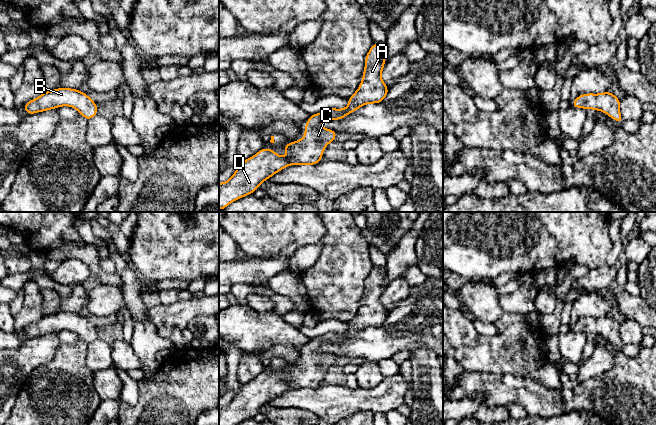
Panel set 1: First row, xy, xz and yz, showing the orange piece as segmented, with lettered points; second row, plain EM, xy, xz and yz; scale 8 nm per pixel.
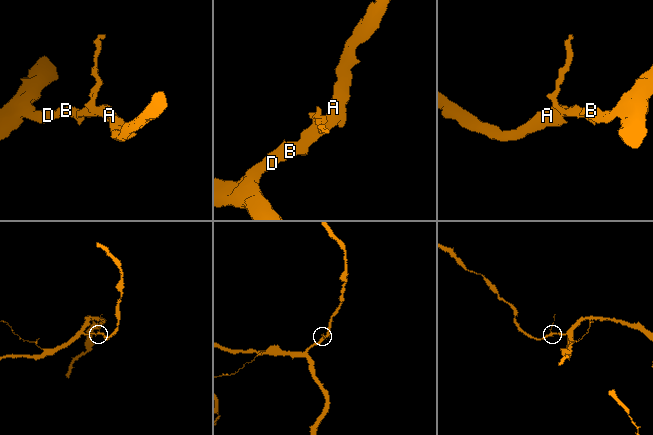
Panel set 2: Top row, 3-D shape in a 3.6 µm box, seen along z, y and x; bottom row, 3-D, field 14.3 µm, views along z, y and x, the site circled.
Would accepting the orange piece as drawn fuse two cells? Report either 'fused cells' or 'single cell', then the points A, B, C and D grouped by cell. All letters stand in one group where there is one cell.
single cell; A B C D

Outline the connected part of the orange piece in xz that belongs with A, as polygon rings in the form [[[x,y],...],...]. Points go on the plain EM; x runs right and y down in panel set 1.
[[[373,266],[365,280],[362,306],[357,315],[347,322],[349,329],[346,332],[328,332],[311,339],[305,348],[304,361],[283,369],[285,377],[290,379],[289,382],[278,380],[272,373],[262,372],[252,381],[241,385],[232,401],[219,407],[219,425],[235,425],[251,419],[262,406],[289,389],[315,389],[322,385],[325,371],[336,364],[338,357],[324,353],[320,348],[324,344],[341,344],[366,328],[381,327],[388,318],[389,313],[381,302],[386,288],[386,275],[386,267]]]

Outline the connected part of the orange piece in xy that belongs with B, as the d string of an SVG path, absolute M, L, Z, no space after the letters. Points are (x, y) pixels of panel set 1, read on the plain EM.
M65 311L44 315L38 322L26 326L24 334L30 339L61 330L75 332L88 345L98 339L98 328L93 326L89 319L80 314Z

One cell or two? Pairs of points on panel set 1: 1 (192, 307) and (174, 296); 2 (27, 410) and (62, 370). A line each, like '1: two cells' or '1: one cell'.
1: two cells
2: one cell

